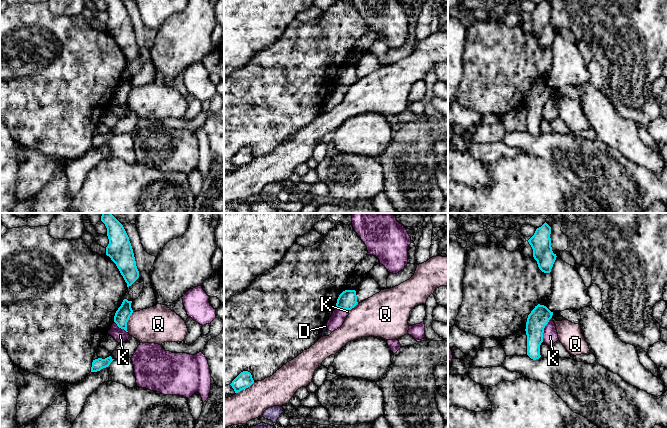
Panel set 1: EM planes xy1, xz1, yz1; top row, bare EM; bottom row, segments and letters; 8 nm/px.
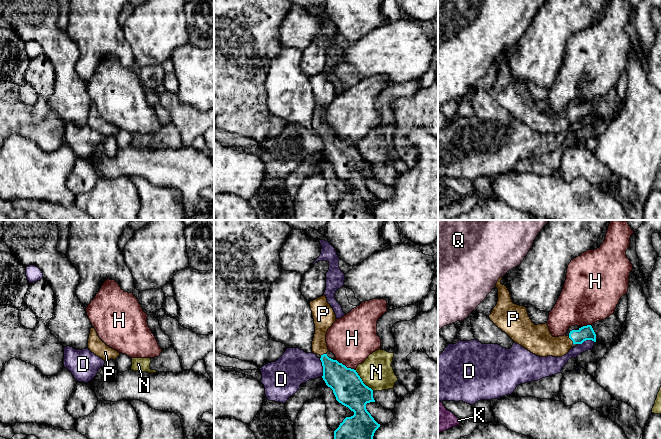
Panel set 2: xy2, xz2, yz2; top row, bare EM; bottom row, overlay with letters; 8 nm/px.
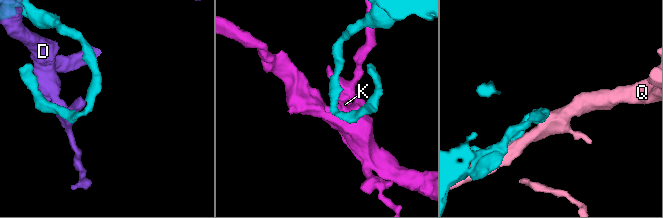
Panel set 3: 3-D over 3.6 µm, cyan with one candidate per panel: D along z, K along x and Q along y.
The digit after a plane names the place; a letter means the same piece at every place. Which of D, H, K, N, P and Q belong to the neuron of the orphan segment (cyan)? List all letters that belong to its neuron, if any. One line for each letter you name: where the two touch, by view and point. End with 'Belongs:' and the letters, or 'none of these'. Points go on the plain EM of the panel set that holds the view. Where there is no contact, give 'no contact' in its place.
P: meets cyan in yz2 at (571, 115)
Belongs: P

